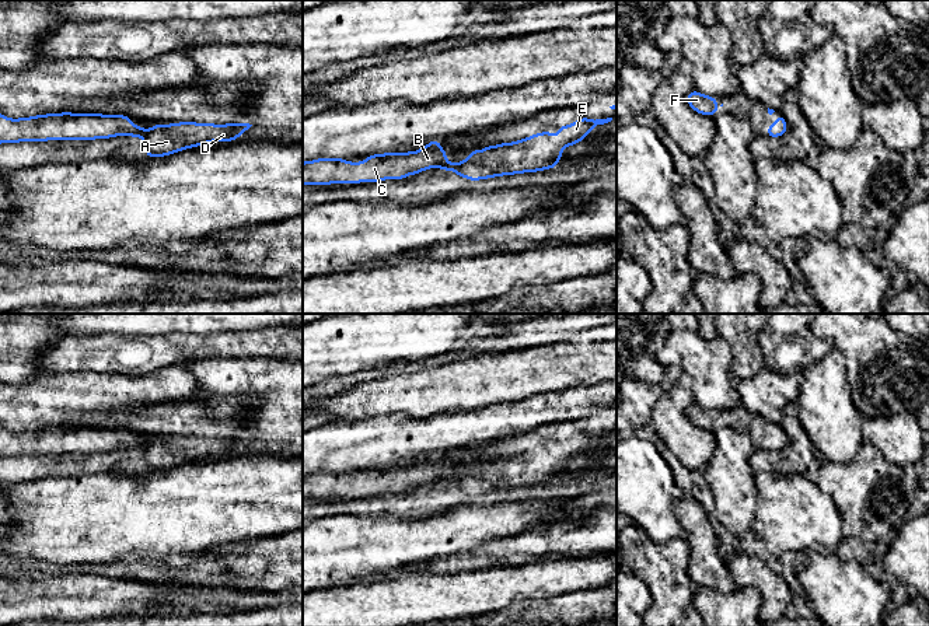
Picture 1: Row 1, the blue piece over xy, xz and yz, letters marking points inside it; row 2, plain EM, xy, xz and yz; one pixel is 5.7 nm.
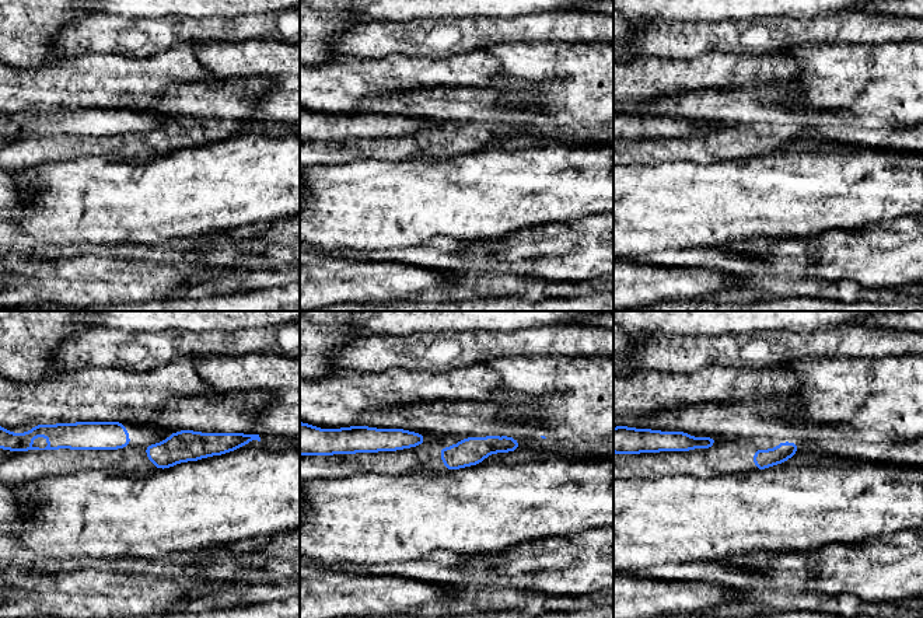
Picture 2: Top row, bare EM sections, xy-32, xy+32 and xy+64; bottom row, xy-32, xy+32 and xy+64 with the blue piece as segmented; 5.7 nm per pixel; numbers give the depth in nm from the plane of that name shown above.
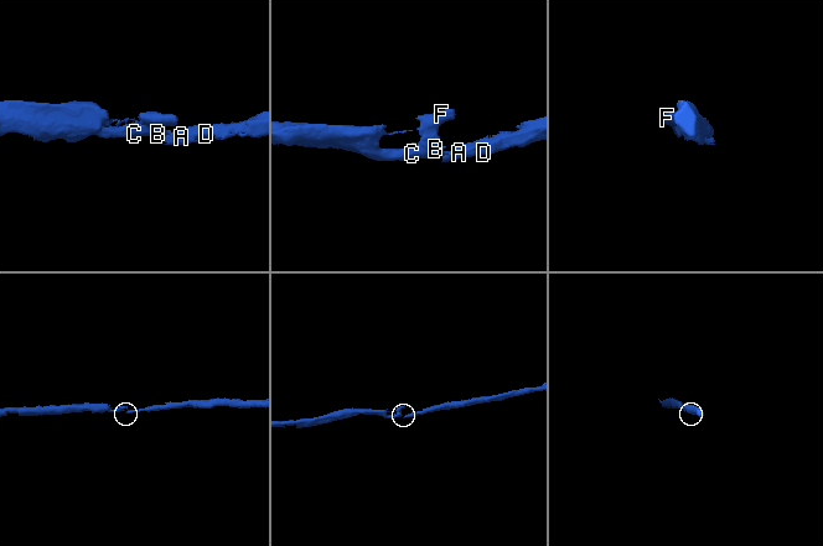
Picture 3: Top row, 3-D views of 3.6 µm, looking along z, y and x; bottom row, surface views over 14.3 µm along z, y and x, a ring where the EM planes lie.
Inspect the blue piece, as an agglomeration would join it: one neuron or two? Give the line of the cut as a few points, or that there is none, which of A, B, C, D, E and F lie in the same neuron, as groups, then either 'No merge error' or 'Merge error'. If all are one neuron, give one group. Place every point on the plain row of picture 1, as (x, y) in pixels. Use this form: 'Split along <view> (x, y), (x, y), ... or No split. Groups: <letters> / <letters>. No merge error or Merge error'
Split along xy (142, 443), (126, 448). Groups: A D E / B C F. Merge error

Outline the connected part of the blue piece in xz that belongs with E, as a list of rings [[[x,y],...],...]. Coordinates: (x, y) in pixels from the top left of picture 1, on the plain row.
[[[580,431],[569,440],[558,440],[558,447],[565,452],[563,459],[559,458],[558,450],[545,444],[514,457],[485,461],[481,466],[474,461],[465,475],[446,476],[440,482],[444,486],[453,482],[455,489],[469,494],[549,483],[558,480],[563,462],[582,455],[593,441],[611,434],[612,431]]]

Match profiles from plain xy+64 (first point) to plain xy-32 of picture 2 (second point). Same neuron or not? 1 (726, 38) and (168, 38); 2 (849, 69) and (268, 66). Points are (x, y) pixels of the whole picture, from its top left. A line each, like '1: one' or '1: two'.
1: one
2: one

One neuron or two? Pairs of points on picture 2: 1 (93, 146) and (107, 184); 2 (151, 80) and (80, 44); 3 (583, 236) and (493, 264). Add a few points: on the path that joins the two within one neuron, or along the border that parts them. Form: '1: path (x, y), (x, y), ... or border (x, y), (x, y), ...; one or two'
1: border (129, 159), (80, 156), (65, 161); two
2: border (69, 55), (116, 53), (133, 58); two
3: path (560, 252), (516, 254); one

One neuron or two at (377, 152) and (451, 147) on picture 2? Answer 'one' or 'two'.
one

